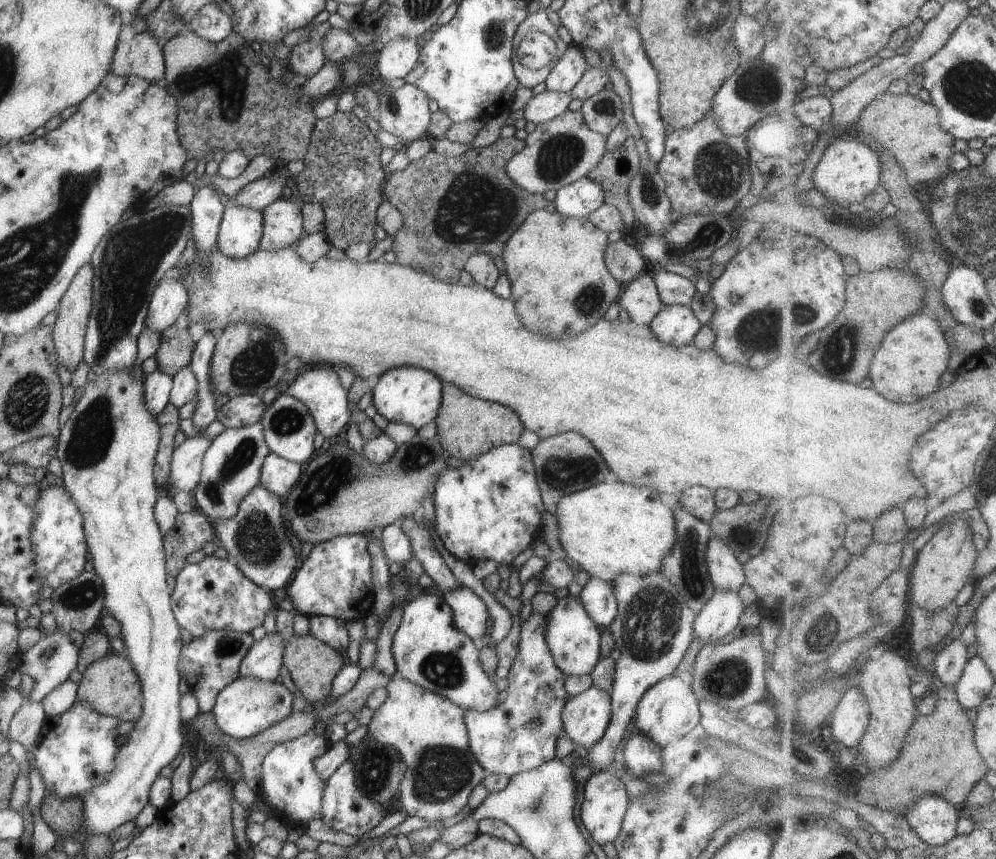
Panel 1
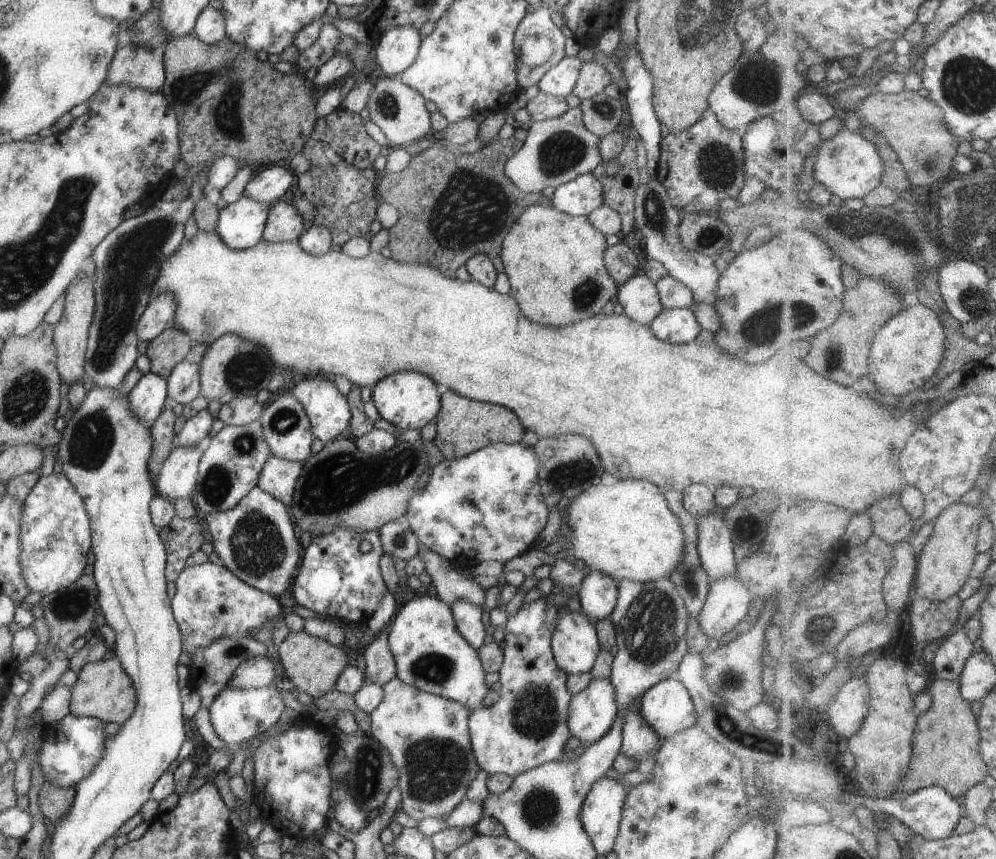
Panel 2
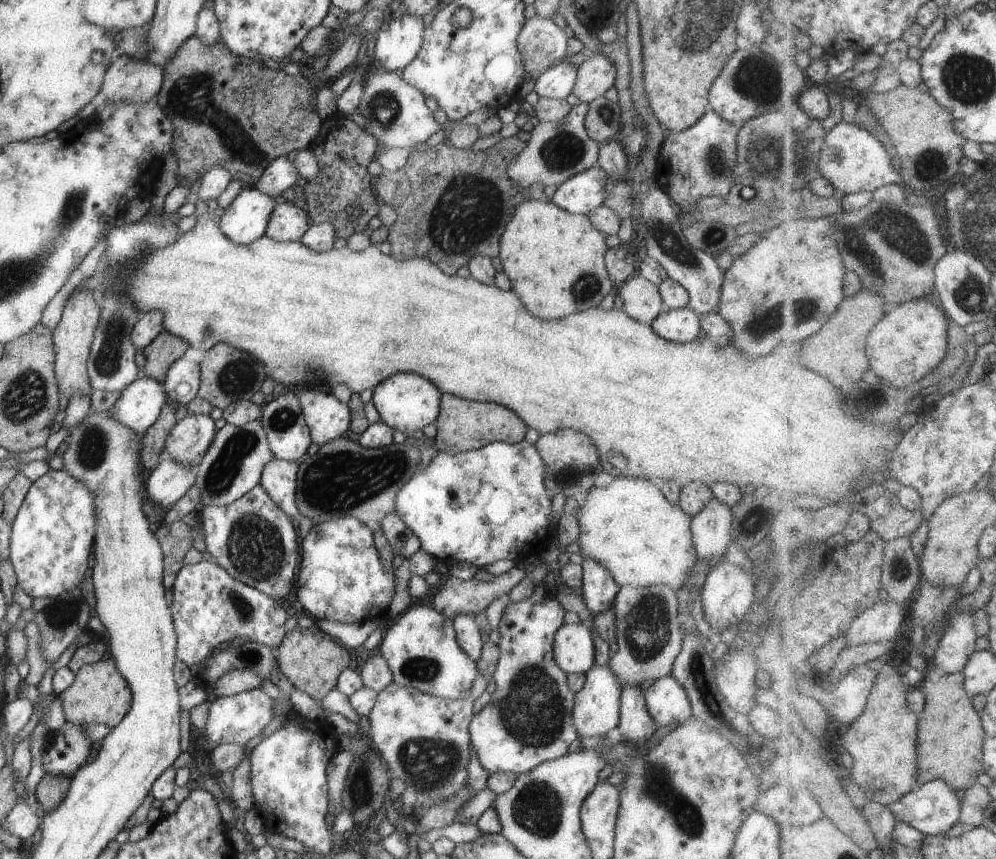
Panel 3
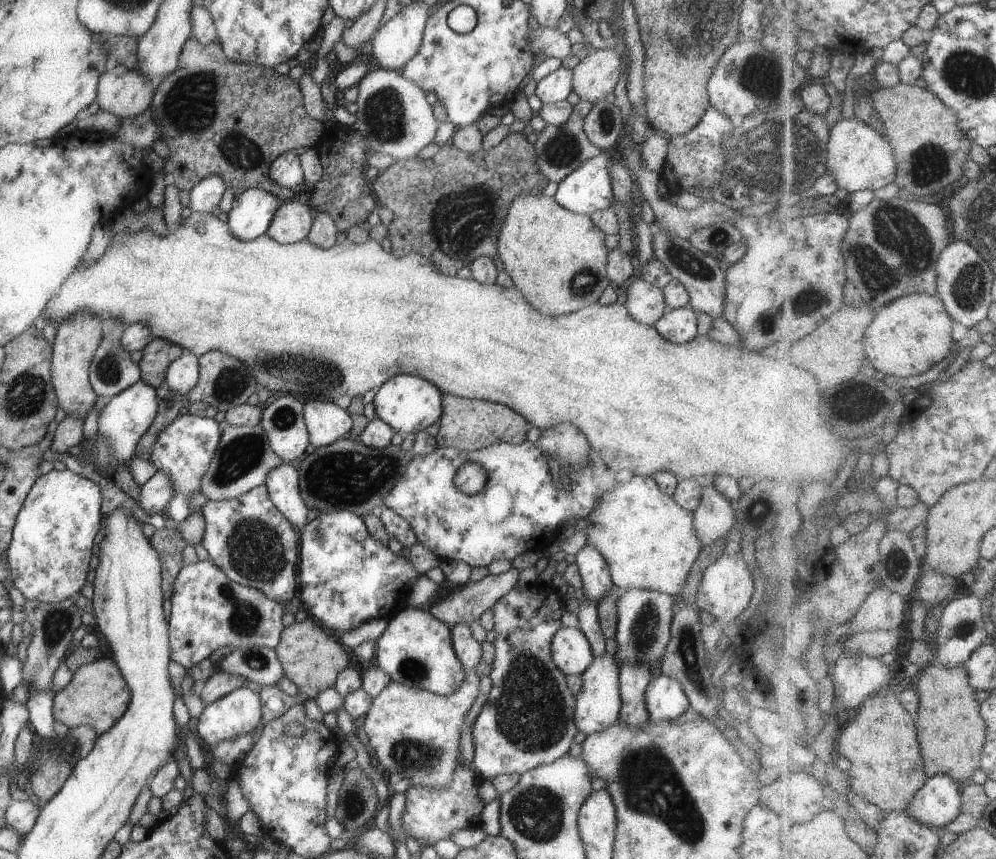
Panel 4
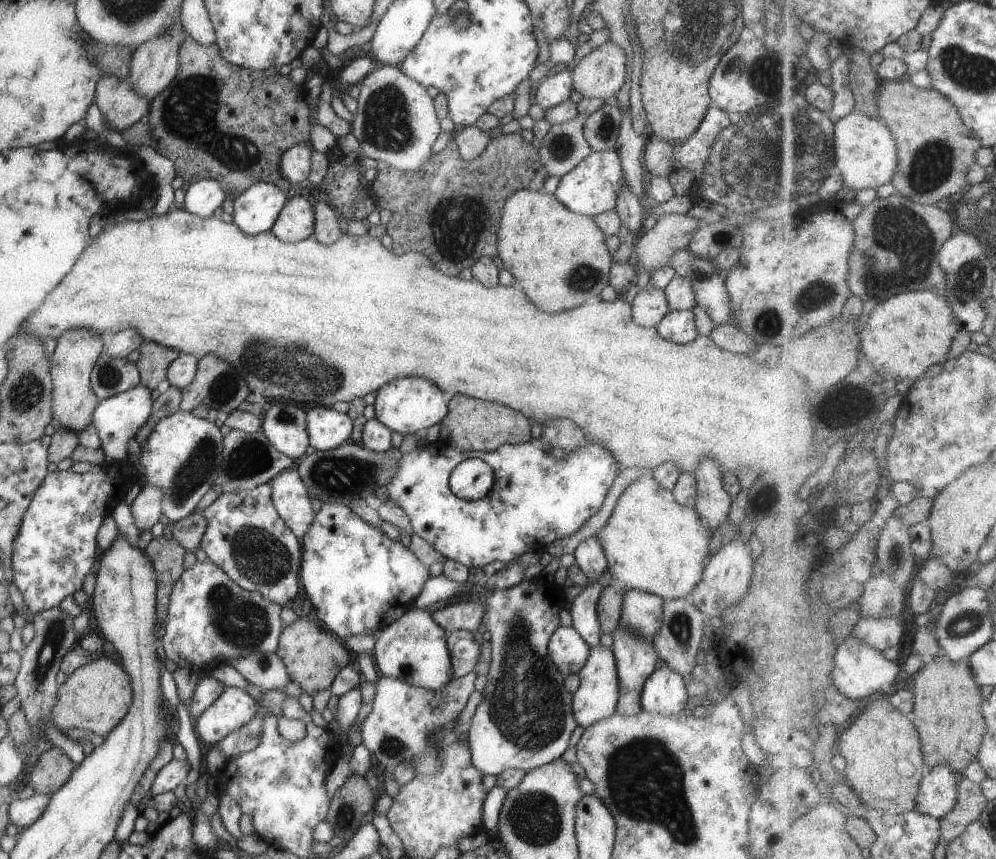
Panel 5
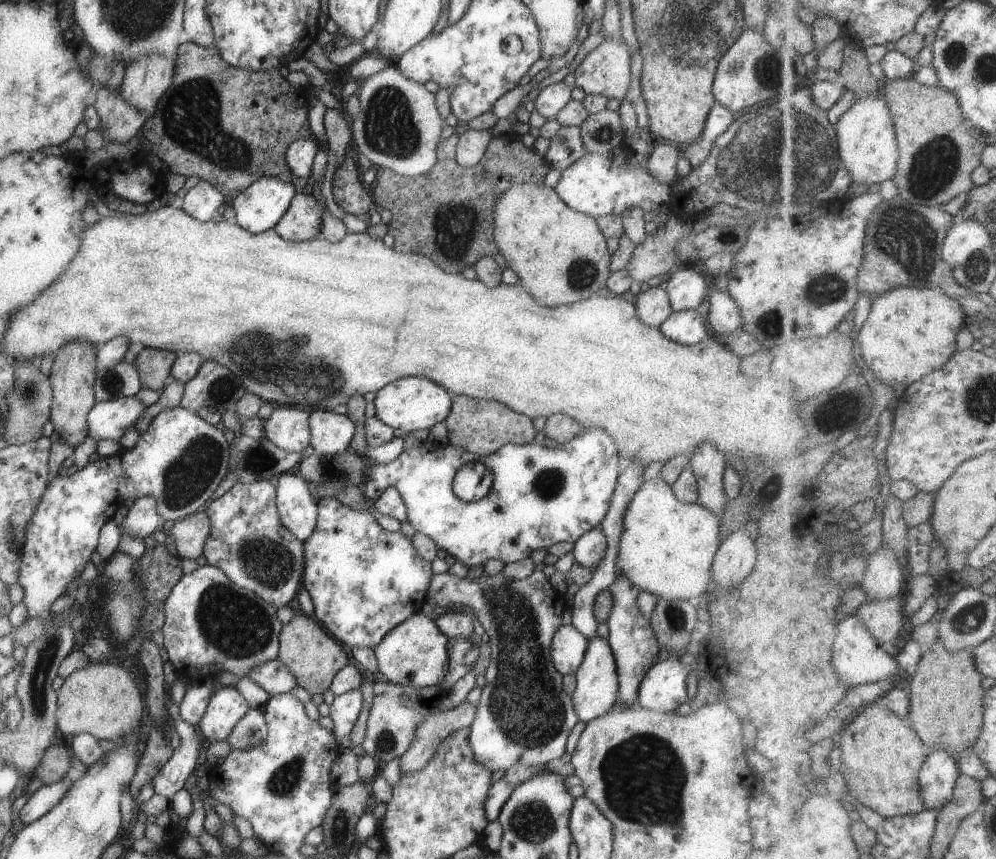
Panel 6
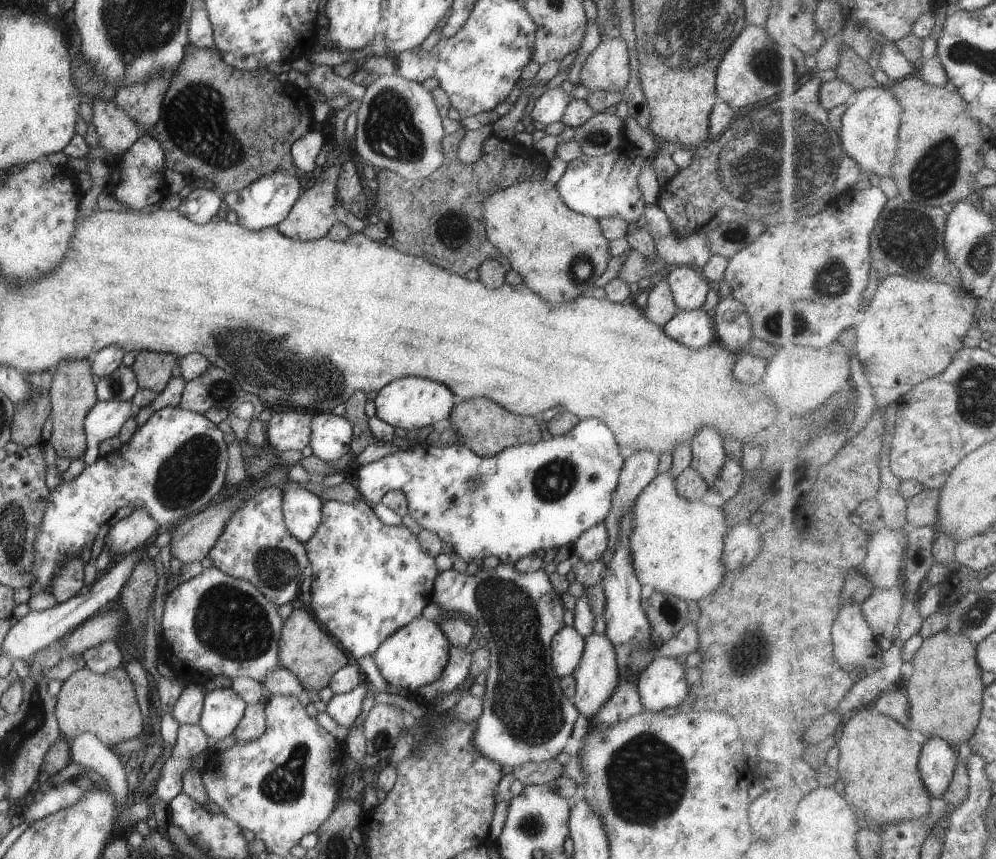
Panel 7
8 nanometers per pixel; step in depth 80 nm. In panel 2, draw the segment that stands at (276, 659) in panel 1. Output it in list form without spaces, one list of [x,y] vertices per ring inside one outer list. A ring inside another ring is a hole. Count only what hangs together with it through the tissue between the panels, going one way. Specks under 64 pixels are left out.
[[[267,655],[246,658],[233,671],[225,687],[266,687],[274,681],[273,661]]]

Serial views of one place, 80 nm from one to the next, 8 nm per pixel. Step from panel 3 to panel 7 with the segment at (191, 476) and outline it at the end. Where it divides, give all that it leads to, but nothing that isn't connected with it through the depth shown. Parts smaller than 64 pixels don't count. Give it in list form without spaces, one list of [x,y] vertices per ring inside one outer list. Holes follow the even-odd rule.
[[[136,508],[108,528],[105,543],[113,552],[113,559],[121,558],[133,549],[147,546],[147,538],[158,527],[156,520],[144,508]]]

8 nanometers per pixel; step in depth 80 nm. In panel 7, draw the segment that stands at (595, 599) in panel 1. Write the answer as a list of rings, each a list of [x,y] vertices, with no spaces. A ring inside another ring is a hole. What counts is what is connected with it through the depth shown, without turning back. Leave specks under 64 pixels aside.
[[[603,522],[597,523],[582,532],[571,545],[573,555],[584,563],[600,560],[607,548],[608,536]]]

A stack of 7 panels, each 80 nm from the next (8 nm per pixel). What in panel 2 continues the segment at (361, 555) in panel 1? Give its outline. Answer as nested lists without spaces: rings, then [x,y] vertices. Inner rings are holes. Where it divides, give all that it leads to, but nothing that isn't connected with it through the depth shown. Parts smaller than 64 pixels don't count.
[[[337,527],[327,534],[311,538],[305,551],[303,549],[292,582],[296,604],[345,624],[365,623],[373,614],[381,594],[388,592],[377,565],[383,553],[378,531],[354,531]],[[363,541],[371,544],[365,553],[359,550],[359,544]]]

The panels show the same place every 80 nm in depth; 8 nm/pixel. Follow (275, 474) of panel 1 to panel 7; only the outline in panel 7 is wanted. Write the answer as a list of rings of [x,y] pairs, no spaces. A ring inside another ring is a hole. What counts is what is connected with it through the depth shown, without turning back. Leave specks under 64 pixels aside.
[[[287,481],[282,488],[280,509],[286,529],[299,542],[312,536],[321,520],[322,499],[294,481]]]

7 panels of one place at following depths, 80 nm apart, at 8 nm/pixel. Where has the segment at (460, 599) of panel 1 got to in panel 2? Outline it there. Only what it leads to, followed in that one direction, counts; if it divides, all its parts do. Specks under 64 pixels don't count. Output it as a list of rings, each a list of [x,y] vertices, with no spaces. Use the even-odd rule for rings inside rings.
[[[459,599],[450,606],[455,628],[467,641],[469,646],[477,650],[485,638],[485,624],[482,622],[486,616],[479,605],[465,599]]]

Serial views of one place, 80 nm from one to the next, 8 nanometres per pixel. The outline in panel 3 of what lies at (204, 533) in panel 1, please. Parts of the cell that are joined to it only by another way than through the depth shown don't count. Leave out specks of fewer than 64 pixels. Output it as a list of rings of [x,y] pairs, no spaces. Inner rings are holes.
[[[181,520],[166,523],[160,522],[154,535],[160,544],[163,553],[163,578],[164,588],[171,588],[177,571],[183,566],[182,558],[185,552],[193,546],[192,532]]]

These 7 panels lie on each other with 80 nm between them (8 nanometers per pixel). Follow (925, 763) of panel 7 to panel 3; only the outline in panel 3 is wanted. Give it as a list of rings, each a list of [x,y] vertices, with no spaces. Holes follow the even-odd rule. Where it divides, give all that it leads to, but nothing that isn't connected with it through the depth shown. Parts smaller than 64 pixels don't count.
[[[934,780],[915,788],[900,801],[891,803],[889,810],[895,815],[897,821],[909,823],[913,828],[920,830],[924,836],[943,836],[949,832],[962,815],[961,794],[955,792],[944,780]]]

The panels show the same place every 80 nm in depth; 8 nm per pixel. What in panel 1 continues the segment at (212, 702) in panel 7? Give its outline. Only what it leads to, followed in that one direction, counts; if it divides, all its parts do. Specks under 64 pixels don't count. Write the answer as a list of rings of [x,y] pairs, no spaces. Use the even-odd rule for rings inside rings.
[[[236,677],[216,695],[211,712],[217,730],[234,739],[249,738],[277,724],[291,714],[293,695],[280,682],[262,681],[253,677]]]

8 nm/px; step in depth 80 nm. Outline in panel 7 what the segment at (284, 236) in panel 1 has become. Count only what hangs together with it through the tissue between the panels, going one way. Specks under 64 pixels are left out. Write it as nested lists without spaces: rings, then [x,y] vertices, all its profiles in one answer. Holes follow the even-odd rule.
[[[338,164],[331,165],[324,174],[320,174],[319,180],[315,181],[311,188],[300,193],[293,206],[290,206],[285,218],[275,225],[279,233],[296,241],[312,241],[321,238],[334,222],[345,224],[351,233],[362,230],[366,221],[346,211],[345,207],[337,200],[335,183],[339,169]]]

